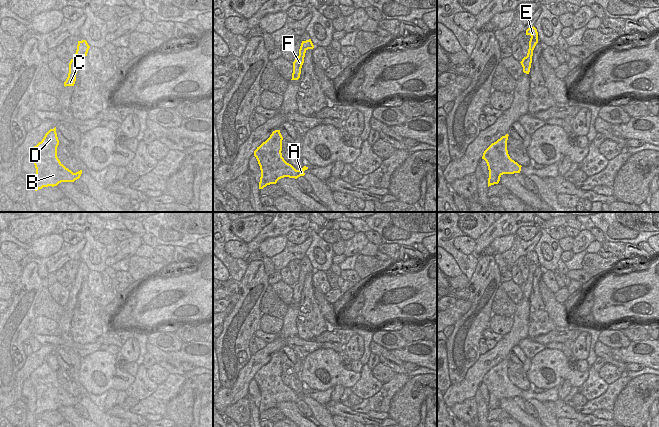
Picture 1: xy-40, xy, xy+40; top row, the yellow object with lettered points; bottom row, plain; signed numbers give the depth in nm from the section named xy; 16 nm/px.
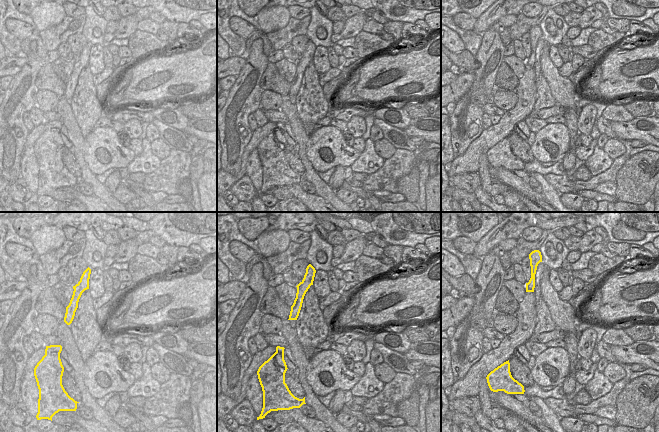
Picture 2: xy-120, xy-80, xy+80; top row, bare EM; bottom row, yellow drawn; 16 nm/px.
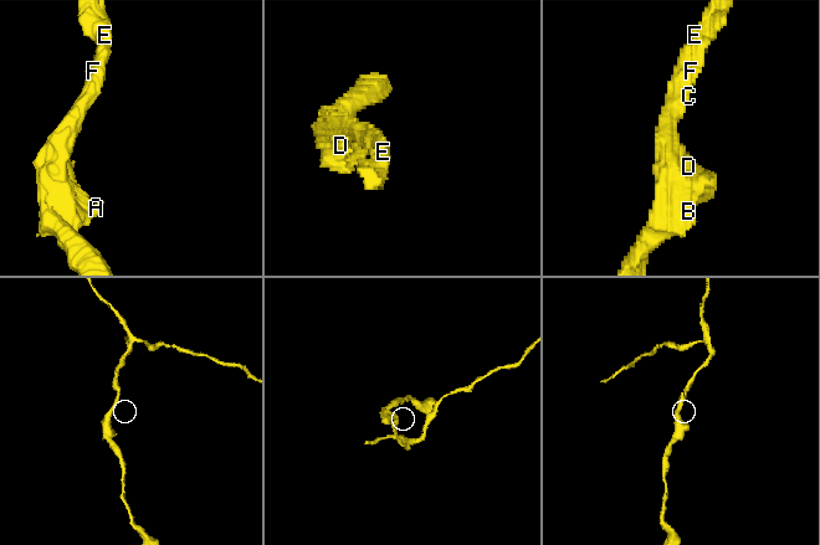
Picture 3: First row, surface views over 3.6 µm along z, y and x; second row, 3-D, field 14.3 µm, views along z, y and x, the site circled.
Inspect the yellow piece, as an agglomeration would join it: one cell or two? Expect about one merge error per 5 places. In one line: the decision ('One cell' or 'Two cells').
One cell.

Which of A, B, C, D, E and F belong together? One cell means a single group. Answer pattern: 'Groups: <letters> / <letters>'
Groups: A B C D E F.

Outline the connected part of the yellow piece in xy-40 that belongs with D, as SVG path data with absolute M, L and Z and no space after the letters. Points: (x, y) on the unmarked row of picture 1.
M55 351L50 353L42 365L31 373L30 380L36 392L35 415L43 411L57 410L61 406L74 406L80 402L82 394L73 397L58 383L58 369L59 364Z

